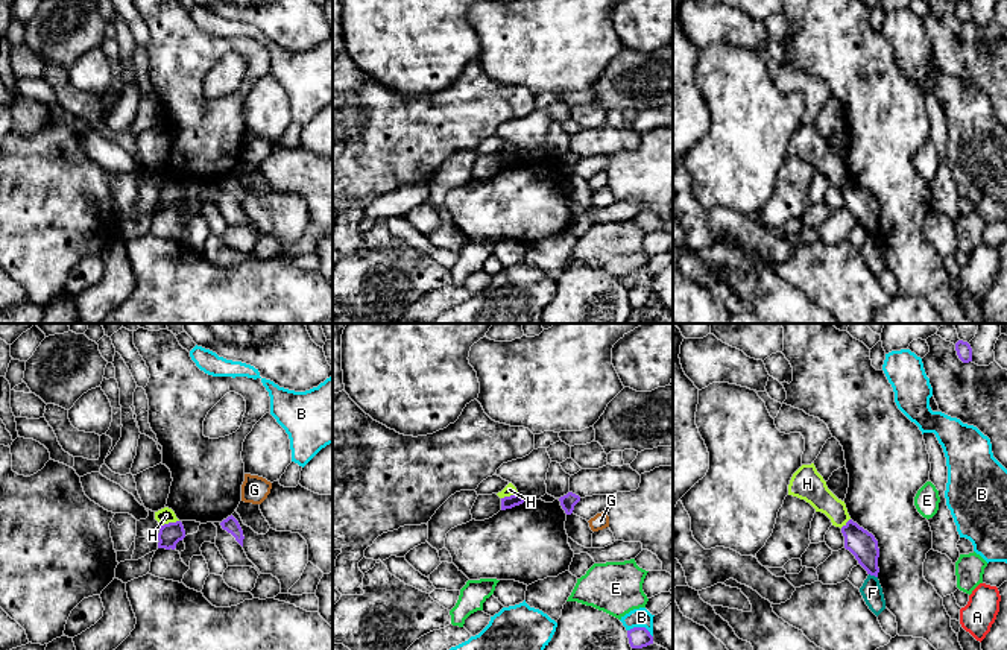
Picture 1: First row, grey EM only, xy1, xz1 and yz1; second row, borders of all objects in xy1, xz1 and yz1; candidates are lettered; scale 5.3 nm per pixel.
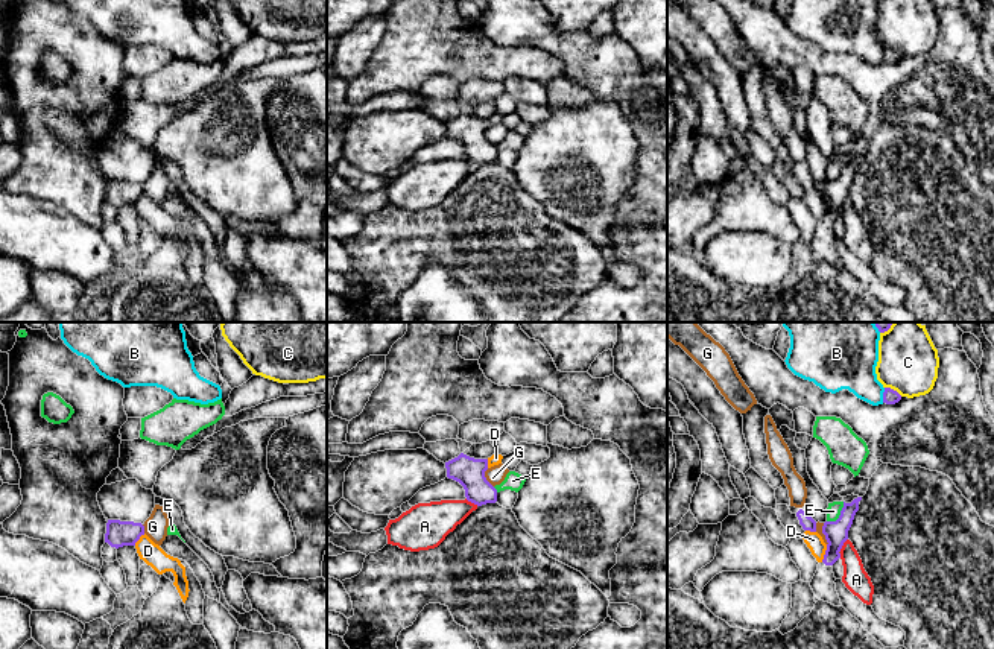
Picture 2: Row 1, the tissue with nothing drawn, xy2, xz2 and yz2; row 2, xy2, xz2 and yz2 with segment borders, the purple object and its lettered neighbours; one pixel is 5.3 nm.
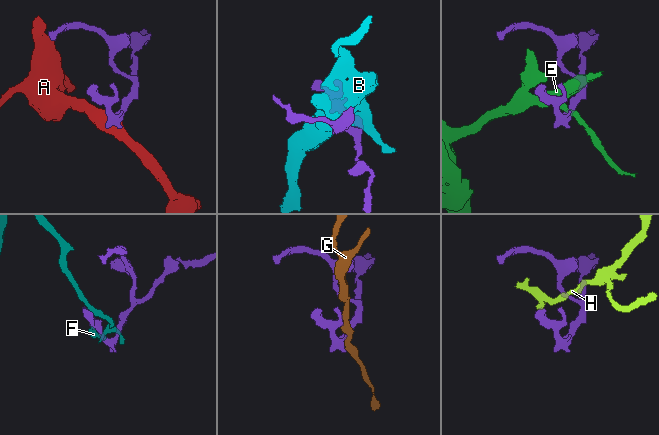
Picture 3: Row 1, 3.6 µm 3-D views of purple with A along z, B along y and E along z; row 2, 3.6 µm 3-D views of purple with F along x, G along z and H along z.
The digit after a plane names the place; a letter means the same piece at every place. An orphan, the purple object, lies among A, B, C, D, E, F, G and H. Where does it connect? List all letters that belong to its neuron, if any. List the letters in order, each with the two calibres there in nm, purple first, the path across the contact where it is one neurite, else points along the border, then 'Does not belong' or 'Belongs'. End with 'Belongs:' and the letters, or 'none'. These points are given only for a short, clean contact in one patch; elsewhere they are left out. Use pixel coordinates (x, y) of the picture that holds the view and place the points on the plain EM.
A: Thickness 130 nm (purple) against 140 nm. Boundary: yz2 (847, 198), (839, 210). Does not belong
B: Thickness 110 nm (purple) against 100 nm. Does not belong
C: Thickness 80 nm (purple) against 280 nm. Does not belong
D: Thickness 130 nm (purple) against 90 nm. Boundary: yz2 (827, 204), (821, 221). Does not belong
E: Thickness 130 nm (purple) against 80 nm. Does not belong
F: Thickness 150 nm (purple) against 110 nm. Boundary: yz1 (869, 233), (877, 237). Does not belong
G: Thickness 160 nm (purple) against 100 nm. Does not belong
H: Thickness 120 nm (purple) against 90 nm. Boundary: xy1 (178, 179), (161, 186). Does not belong
Belongs: none

